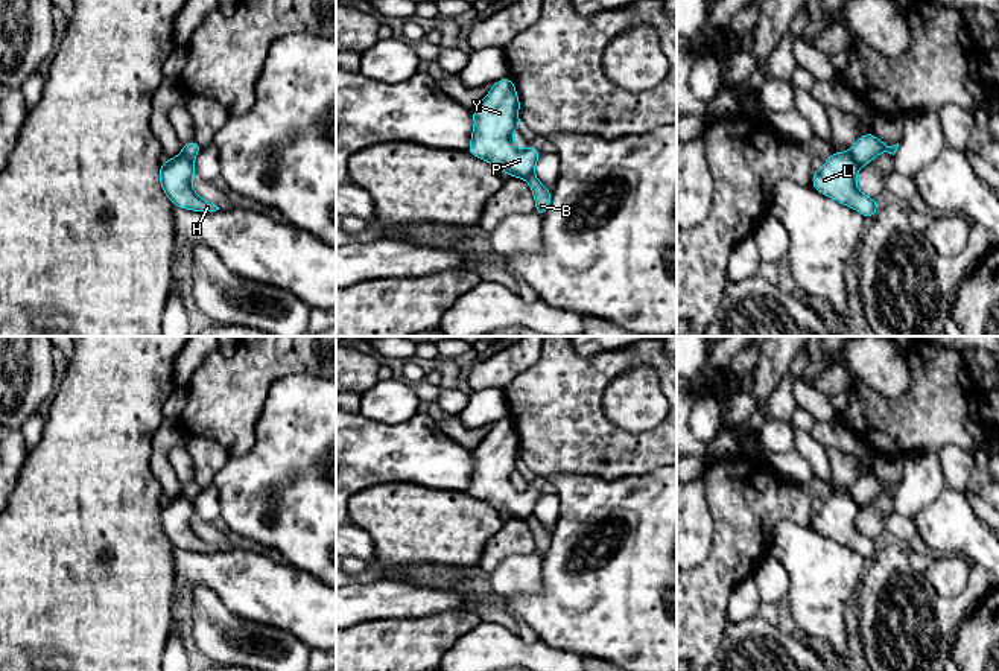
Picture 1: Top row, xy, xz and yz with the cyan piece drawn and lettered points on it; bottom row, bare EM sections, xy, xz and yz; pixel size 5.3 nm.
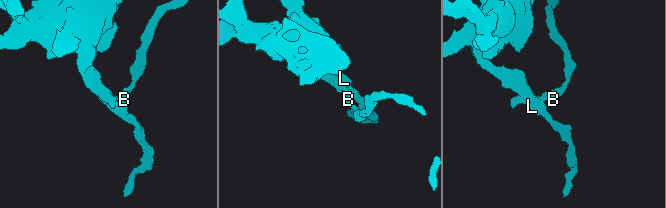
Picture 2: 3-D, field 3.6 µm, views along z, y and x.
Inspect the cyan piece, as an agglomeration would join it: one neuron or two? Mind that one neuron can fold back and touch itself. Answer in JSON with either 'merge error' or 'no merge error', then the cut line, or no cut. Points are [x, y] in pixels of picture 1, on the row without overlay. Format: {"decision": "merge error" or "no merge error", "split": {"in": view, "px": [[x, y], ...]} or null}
{"decision": "merge error", "split": {"in": "yz", "px": [[849, 493], [859, 507]]}}

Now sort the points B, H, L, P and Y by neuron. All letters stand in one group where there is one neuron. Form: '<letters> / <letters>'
B / H L P Y

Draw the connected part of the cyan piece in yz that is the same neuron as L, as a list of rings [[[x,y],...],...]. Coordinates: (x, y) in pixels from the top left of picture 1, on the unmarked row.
[[[832,493],[826,504],[813,513],[812,528],[841,546],[852,548],[864,558],[874,558],[879,543],[856,528],[861,507],[850,493]]]

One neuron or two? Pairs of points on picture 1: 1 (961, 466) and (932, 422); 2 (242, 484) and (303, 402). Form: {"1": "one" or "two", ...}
{"1": "two", "2": "one"}

